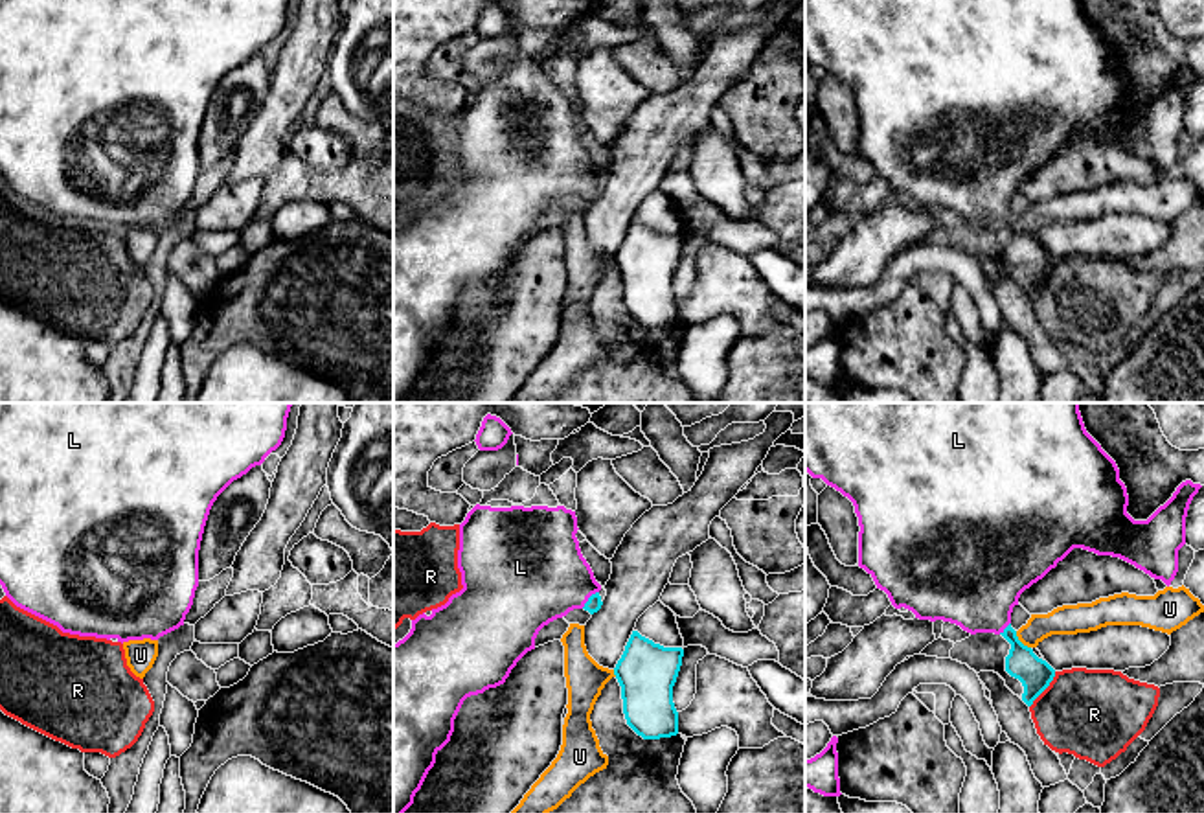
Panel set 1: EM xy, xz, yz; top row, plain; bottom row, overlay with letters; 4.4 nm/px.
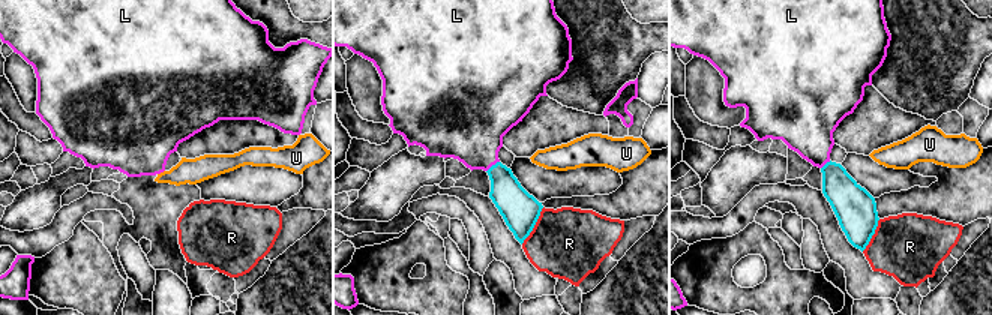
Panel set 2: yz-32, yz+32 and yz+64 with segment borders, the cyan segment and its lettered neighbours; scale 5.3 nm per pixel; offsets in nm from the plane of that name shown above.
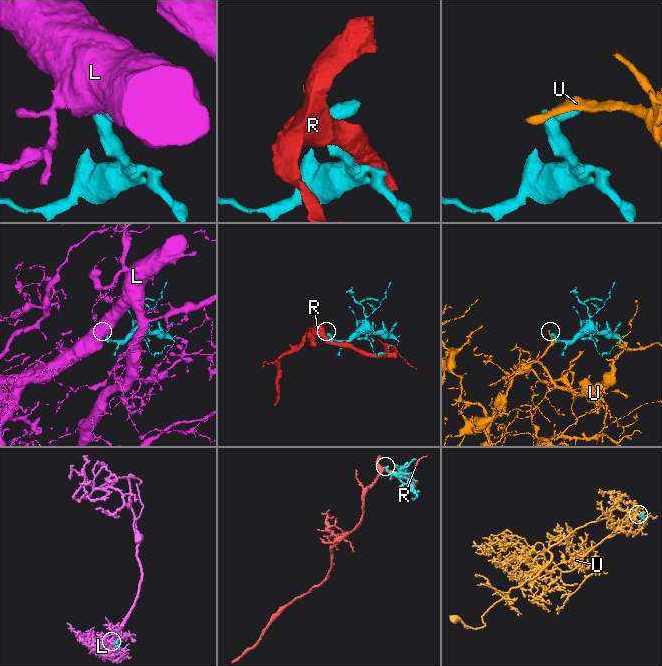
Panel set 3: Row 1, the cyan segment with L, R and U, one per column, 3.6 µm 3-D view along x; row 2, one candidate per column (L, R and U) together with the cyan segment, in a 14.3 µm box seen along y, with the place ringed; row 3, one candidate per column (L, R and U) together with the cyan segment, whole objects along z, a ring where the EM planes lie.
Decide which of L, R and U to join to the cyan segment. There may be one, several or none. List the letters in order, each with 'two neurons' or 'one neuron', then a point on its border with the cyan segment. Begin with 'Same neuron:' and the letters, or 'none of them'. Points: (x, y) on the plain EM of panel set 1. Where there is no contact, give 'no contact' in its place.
Same neuron: L
L: one neuron; meets cyan in xz at (589, 186)
R: two neurons; meets cyan in yz at (1044, 276)
U: two neurons; meets cyan in yz at (1019, 229)

